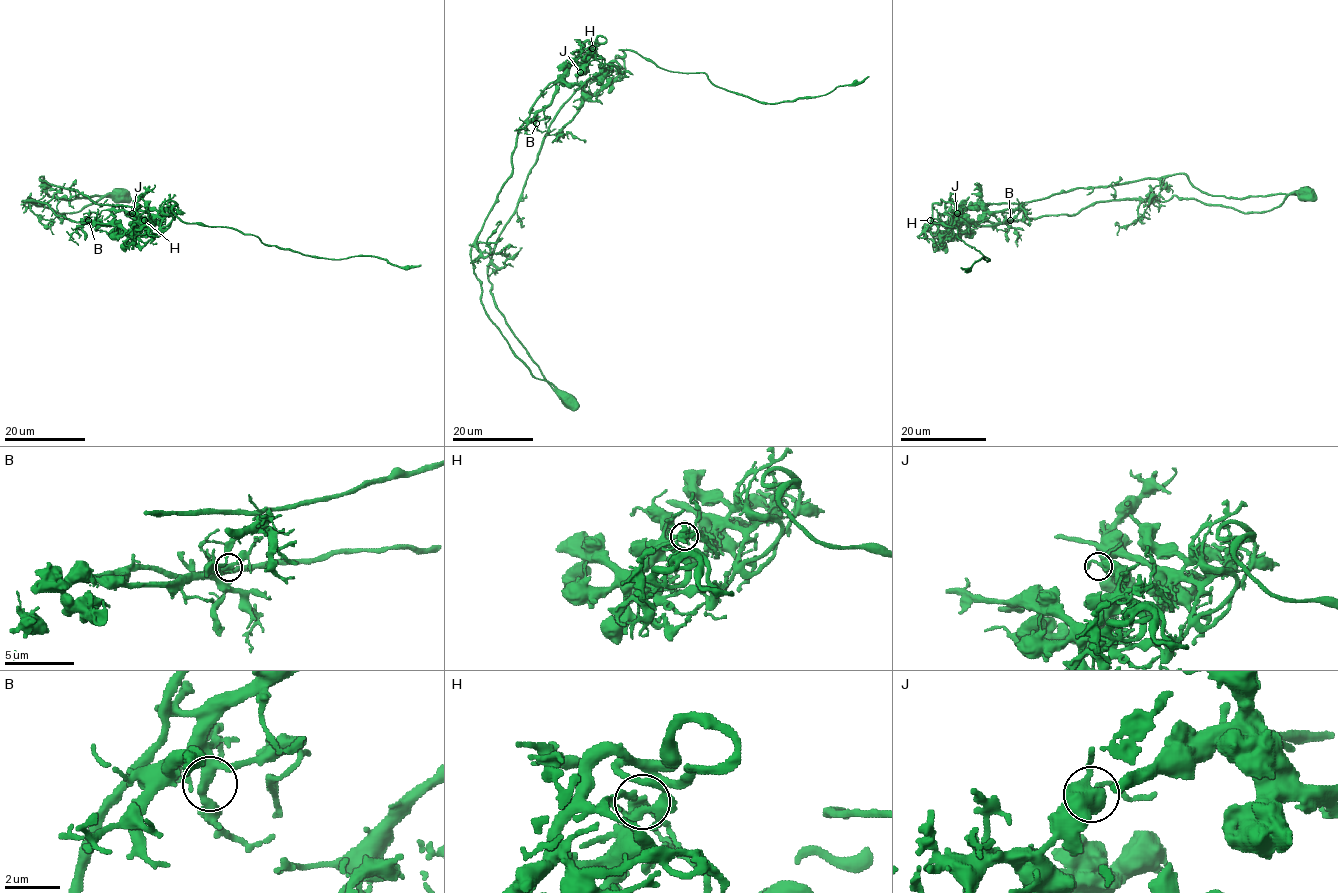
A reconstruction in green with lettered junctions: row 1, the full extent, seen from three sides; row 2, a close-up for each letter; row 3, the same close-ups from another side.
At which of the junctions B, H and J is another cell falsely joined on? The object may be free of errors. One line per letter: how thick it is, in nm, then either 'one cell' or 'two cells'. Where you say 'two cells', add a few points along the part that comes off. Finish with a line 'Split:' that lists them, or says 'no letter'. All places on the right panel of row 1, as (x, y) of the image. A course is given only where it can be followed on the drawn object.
B: 320 nm thick; one cell
H: 280 nm thick; two cells; foreign part runs (931, 220), (944, 225), (975, 205), (1021, 204), (1073, 189), (1183, 174), (1209, 194), (1304, 195)
J: 360 nm thick; one cell
Split: H

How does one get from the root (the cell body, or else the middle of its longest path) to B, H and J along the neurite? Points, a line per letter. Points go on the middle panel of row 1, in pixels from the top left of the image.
B: (568, 402), (532, 374), (489, 318), (470, 253), (512, 171), (519, 128), (529, 118), (536, 123)
H: (568, 402), (506, 322), (490, 292), (487, 268), (550, 122), (601, 70), (602, 58), (592, 48)
J: (568, 402), (506, 322), (490, 292), (487, 268), (550, 122), (601, 70), (602, 59), (589, 55), (580, 72)

